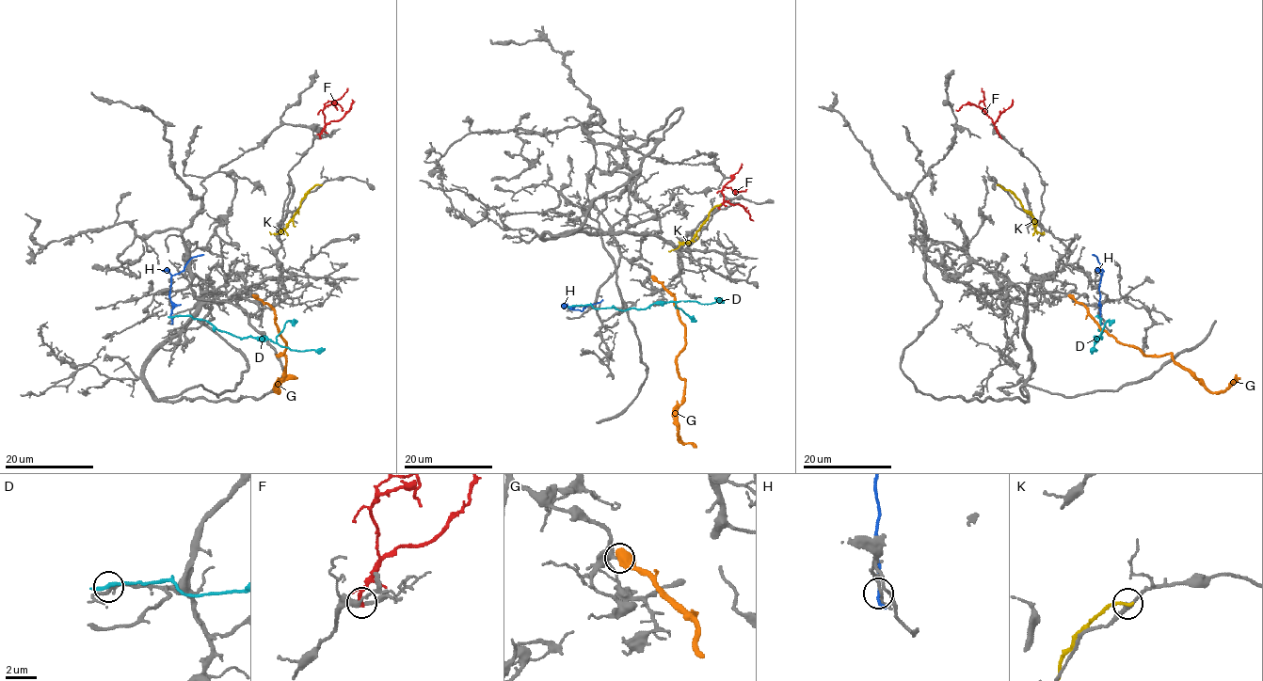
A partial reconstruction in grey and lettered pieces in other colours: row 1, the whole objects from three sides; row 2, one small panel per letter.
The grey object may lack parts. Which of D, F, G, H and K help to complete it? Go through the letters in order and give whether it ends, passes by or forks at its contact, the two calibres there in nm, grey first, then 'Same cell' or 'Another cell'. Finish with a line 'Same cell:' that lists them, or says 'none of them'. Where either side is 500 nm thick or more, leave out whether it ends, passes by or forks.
D: It ends there. Thickness 220 nm (grey) against 300 nm. Another cell
F: It passes by. Thickness 320 nm (grey) against 150 nm. Another cell
G: Thickness 280 nm (grey) against 700 nm. Another cell
H: It ends there. Thickness 200 nm (grey) against 200 nm. Another cell
K: It ends there. Thickness 300 nm (grey) against 240 nm. Another cell
Same cell: none of them

